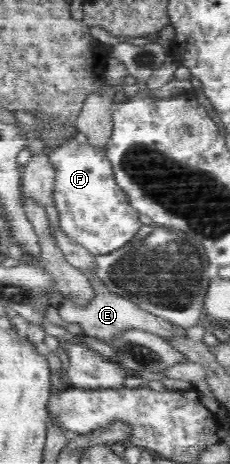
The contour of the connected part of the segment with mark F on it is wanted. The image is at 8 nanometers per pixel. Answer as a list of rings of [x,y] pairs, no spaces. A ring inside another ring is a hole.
[[[67,140],[59,148],[55,148],[53,152],[49,150],[48,161],[54,168],[55,180],[53,181],[52,200],[59,213],[60,230],[68,236],[68,239],[78,243],[88,252],[95,256],[110,254],[133,240],[133,236],[137,234],[137,231],[143,224],[146,224],[140,212],[131,206],[126,192],[117,184],[106,151],[87,142],[79,144],[75,140]]]

